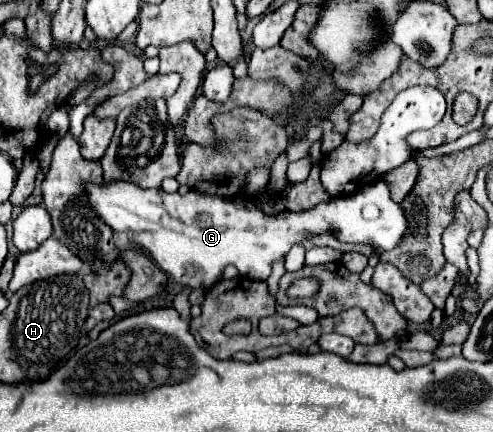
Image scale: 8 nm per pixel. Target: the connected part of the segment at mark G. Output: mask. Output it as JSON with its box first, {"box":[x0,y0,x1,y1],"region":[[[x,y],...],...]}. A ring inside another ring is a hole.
{"box":[84,180,406,290],"region":[[[112,180],[108,184],[84,182],[84,188],[86,188],[86,196],[90,200],[92,210],[100,216],[104,224],[108,224],[114,232],[124,232],[132,246],[140,246],[148,250],[154,262],[158,264],[158,268],[166,272],[168,276],[172,276],[176,282],[190,288],[200,288],[200,290],[208,290],[216,282],[220,282],[224,268],[230,264],[236,266],[242,276],[264,282],[268,280],[274,262],[284,260],[294,244],[304,246],[306,240],[316,234],[328,232],[340,242],[364,244],[364,246],[386,252],[386,250],[392,250],[396,242],[400,242],[406,230],[404,212],[400,210],[400,204],[390,198],[388,186],[382,180],[374,182],[372,186],[364,186],[364,190],[356,190],[356,194],[350,194],[344,198],[330,198],[328,202],[316,204],[310,210],[302,210],[302,212],[284,210],[278,214],[264,214],[252,202],[244,198],[220,198],[220,196],[200,194],[196,190],[188,190],[186,194],[180,194],[180,192],[168,194],[162,188],[140,188],[138,184],[126,182],[126,180]]]}

